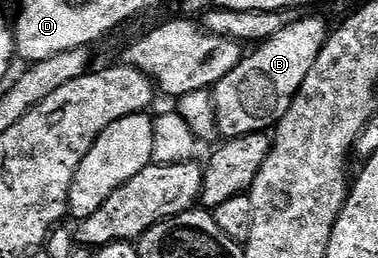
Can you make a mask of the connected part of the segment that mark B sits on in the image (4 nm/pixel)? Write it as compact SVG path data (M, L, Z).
M306 16L303 20L291 19L286 27L272 38L262 41L245 55L232 70L212 89L214 113L219 133L223 137L247 136L257 132L269 133L288 114L304 78L316 66L320 50L326 44L328 27L318 16Z

